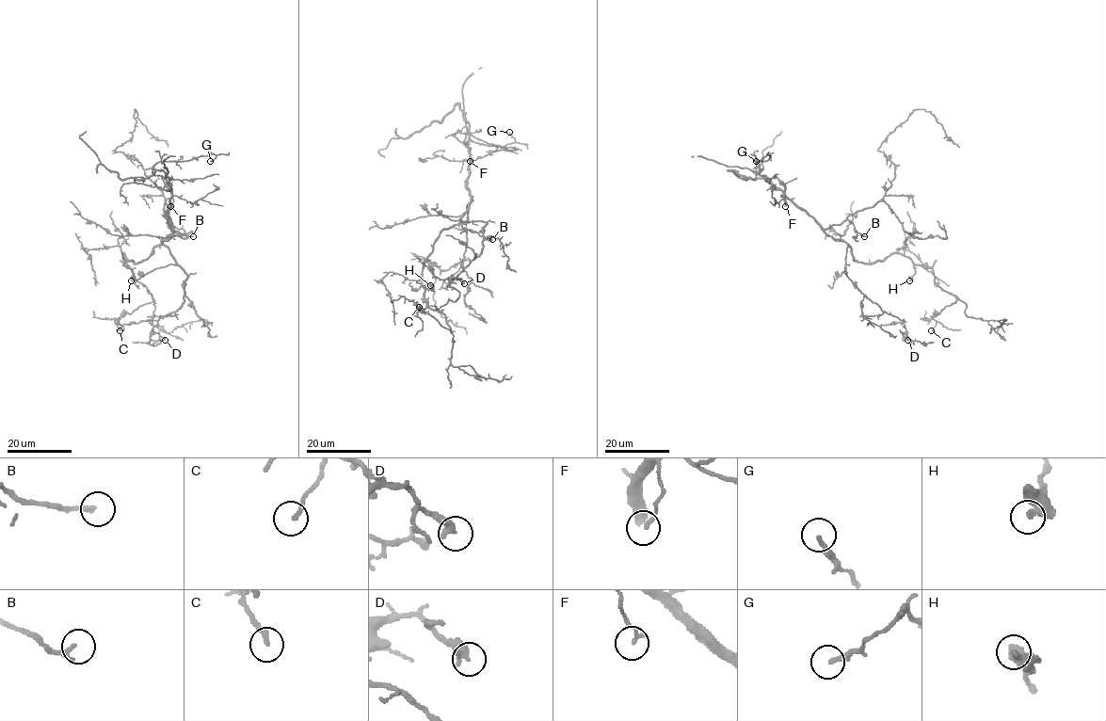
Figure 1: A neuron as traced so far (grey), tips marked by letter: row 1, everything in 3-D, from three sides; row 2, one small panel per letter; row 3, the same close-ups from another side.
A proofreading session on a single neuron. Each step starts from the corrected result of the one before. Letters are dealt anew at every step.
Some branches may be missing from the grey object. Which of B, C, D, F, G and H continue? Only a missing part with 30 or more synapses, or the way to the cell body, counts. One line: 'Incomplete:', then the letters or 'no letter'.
Incomplete: no letter

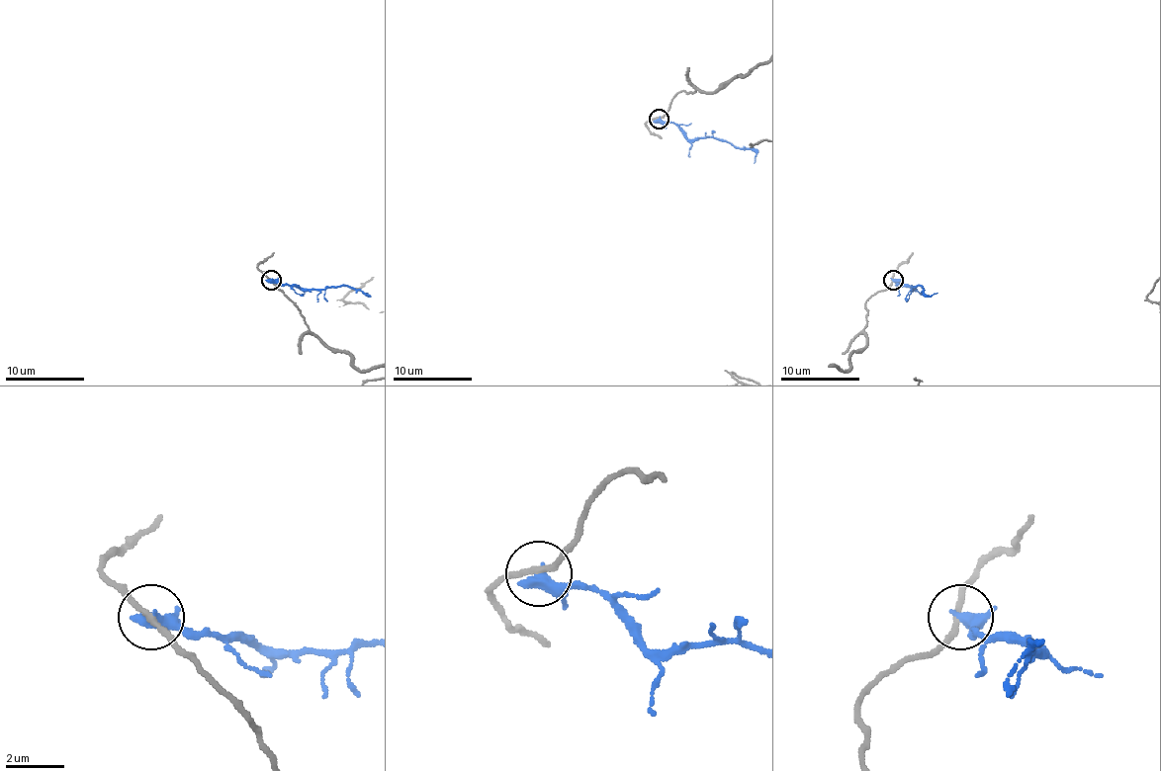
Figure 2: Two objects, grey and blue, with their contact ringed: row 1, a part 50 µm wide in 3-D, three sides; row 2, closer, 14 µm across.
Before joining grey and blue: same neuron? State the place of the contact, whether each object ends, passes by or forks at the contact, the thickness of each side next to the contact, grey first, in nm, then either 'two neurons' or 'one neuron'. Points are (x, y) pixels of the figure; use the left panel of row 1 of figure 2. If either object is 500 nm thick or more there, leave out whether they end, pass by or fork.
place (271, 280); grey passes by; blue passes by; calibres 200 and 360 nm; two neurons

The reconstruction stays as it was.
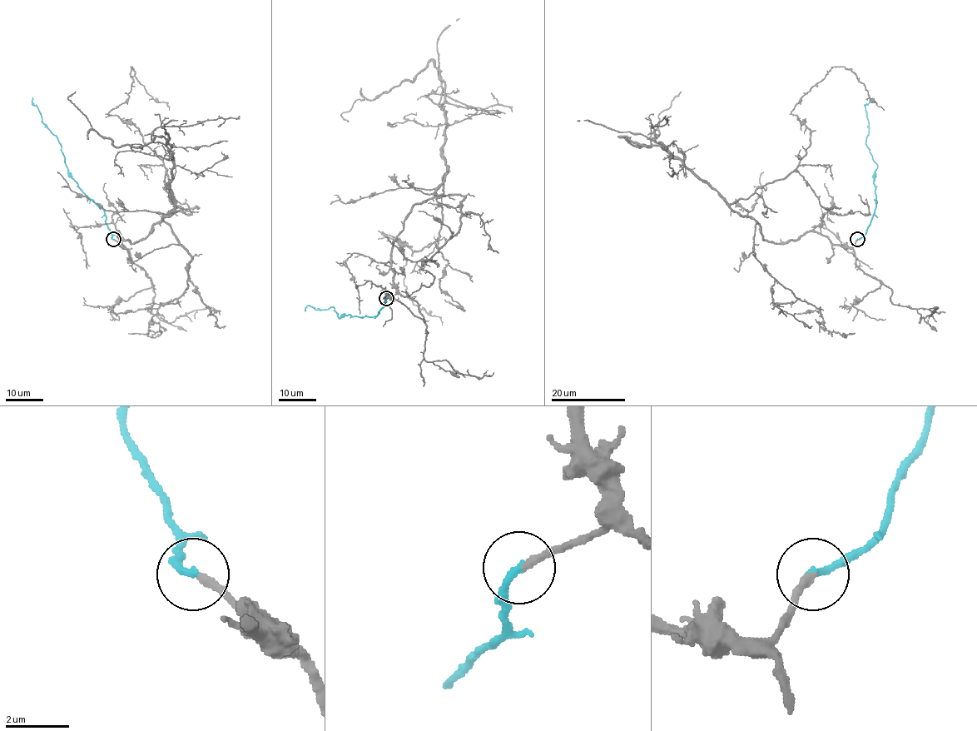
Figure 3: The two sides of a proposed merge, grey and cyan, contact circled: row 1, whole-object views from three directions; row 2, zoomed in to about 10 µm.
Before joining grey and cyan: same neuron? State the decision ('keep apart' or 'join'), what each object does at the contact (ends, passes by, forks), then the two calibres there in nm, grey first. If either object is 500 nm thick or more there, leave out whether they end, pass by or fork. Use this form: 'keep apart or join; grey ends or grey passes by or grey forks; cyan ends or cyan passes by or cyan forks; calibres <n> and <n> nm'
join; grey ends; cyan ends; calibres 240 and 240 nm

